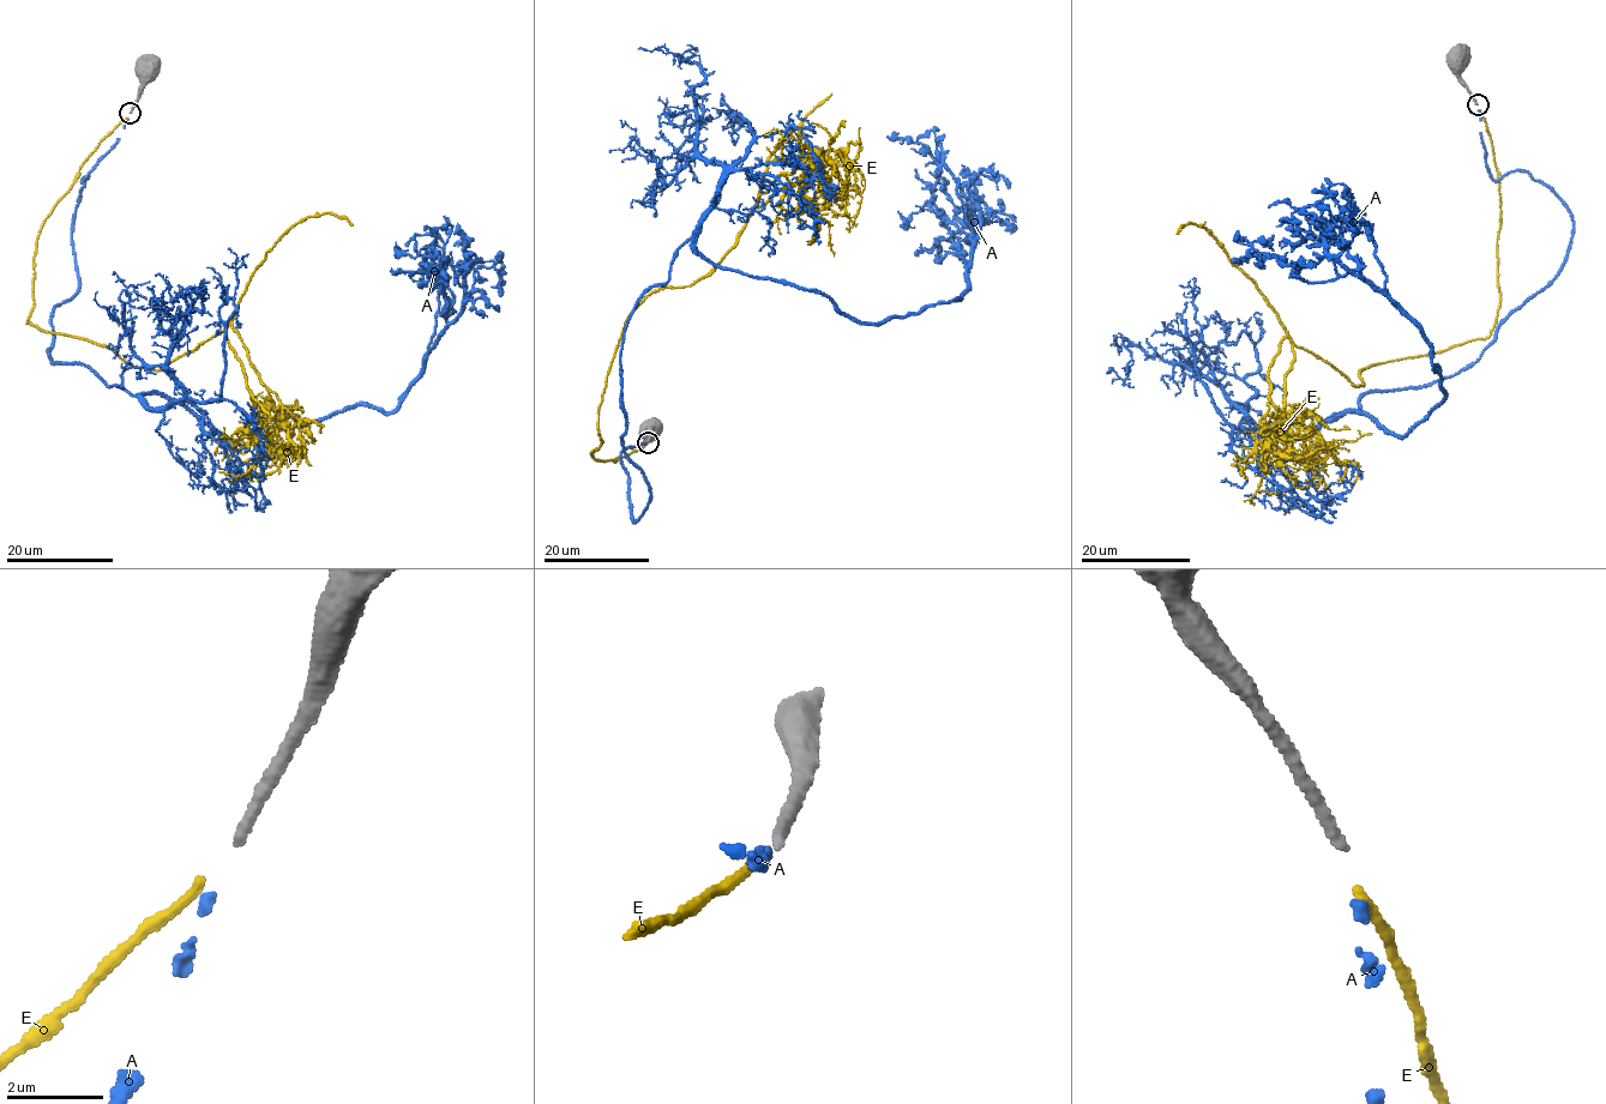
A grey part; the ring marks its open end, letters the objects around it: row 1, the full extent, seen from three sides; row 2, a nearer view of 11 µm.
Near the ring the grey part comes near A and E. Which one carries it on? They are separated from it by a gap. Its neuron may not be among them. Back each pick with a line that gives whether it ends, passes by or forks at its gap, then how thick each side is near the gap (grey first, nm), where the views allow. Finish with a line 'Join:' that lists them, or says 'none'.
A: it ends | 220/180 nm
Join: A

